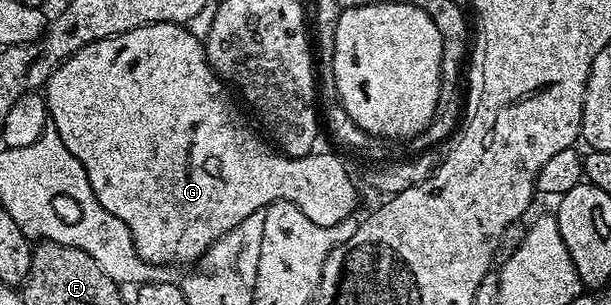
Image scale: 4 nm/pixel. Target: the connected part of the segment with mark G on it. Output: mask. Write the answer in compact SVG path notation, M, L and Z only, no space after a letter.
M154 23L146 27L138 27L134 31L126 31L122 35L98 39L66 58L48 76L48 84L42 90L42 96L47 102L51 128L56 129L62 143L66 143L66 151L70 151L70 155L74 155L74 159L78 159L78 163L84 165L88 182L98 203L102 203L102 207L106 207L106 211L110 211L110 215L122 219L122 223L126 223L126 227L130 227L138 255L149 261L151 265L167 267L167 265L189 264L188 266L191 266L203 257L204 252L219 237L226 235L226 231L238 227L238 223L242 223L242 219L246 219L246 215L254 215L254 211L259 209L266 210L275 201L292 201L305 213L307 219L313 220L318 227L322 228L334 227L347 217L353 216L356 213L356 185L352 182L347 167L336 158L337 154L335 152L328 154L307 153L305 157L286 157L273 148L263 136L260 138L244 122L244 117L240 114L241 106L235 100L233 100L234 102L228 101L229 90L226 88L225 82L221 81L216 72L208 66L208 57L204 53L201 38L199 36L196 38L188 29L191 28L185 27L183 24Z

